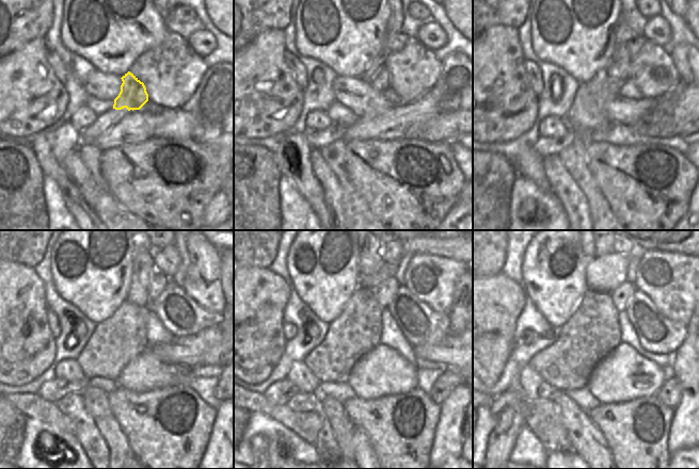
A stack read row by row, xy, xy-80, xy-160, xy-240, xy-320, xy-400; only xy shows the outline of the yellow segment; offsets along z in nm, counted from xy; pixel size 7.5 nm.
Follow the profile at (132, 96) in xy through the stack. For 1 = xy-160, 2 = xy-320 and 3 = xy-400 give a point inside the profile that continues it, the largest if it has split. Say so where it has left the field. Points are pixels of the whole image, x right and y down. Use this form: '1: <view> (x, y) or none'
1: xy-160 (618, 67)
2: xy-320 (370, 261)
3: xy-400 (601, 252)

